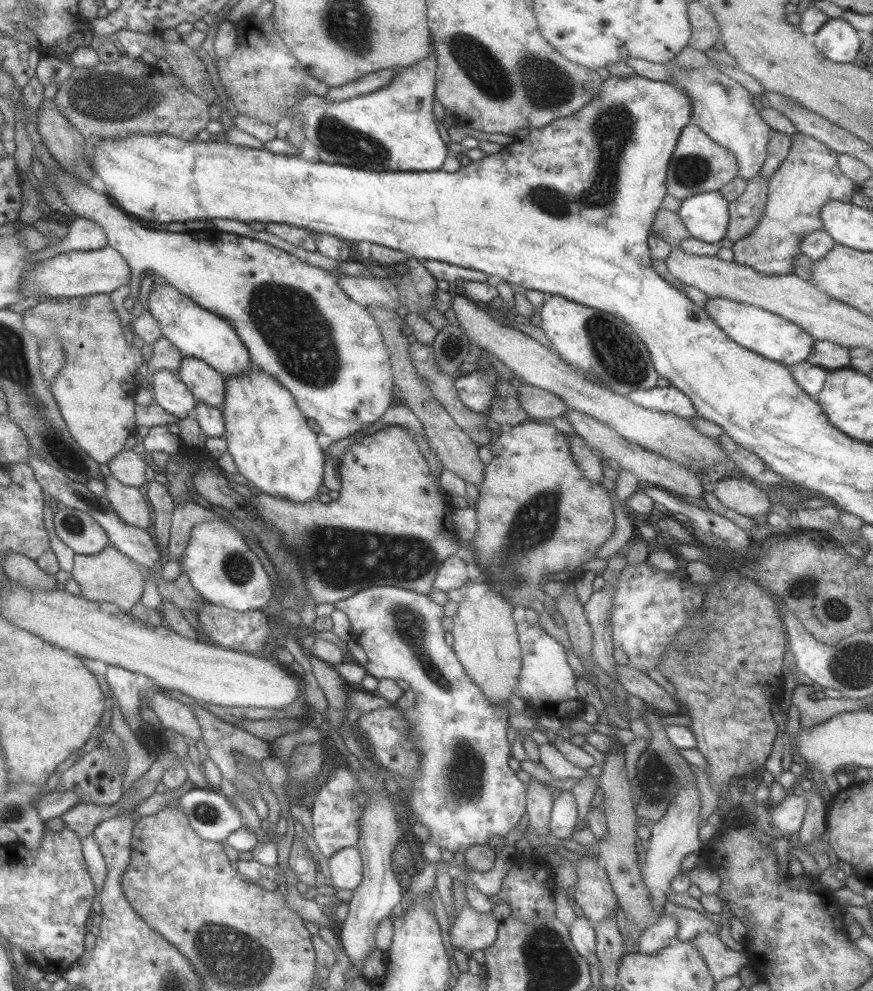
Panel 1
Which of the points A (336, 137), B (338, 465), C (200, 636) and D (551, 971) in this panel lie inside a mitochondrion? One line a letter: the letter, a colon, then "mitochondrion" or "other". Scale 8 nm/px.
A: mitochondrion
B: other
C: other
D: mitochondrion

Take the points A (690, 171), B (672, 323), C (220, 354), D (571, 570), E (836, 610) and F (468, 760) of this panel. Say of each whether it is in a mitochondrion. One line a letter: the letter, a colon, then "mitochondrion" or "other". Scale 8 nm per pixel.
A: mitochondrion
B: other
C: other
D: other
E: mitochondrion
F: mitochondrion

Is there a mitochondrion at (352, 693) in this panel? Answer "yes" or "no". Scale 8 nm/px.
no

